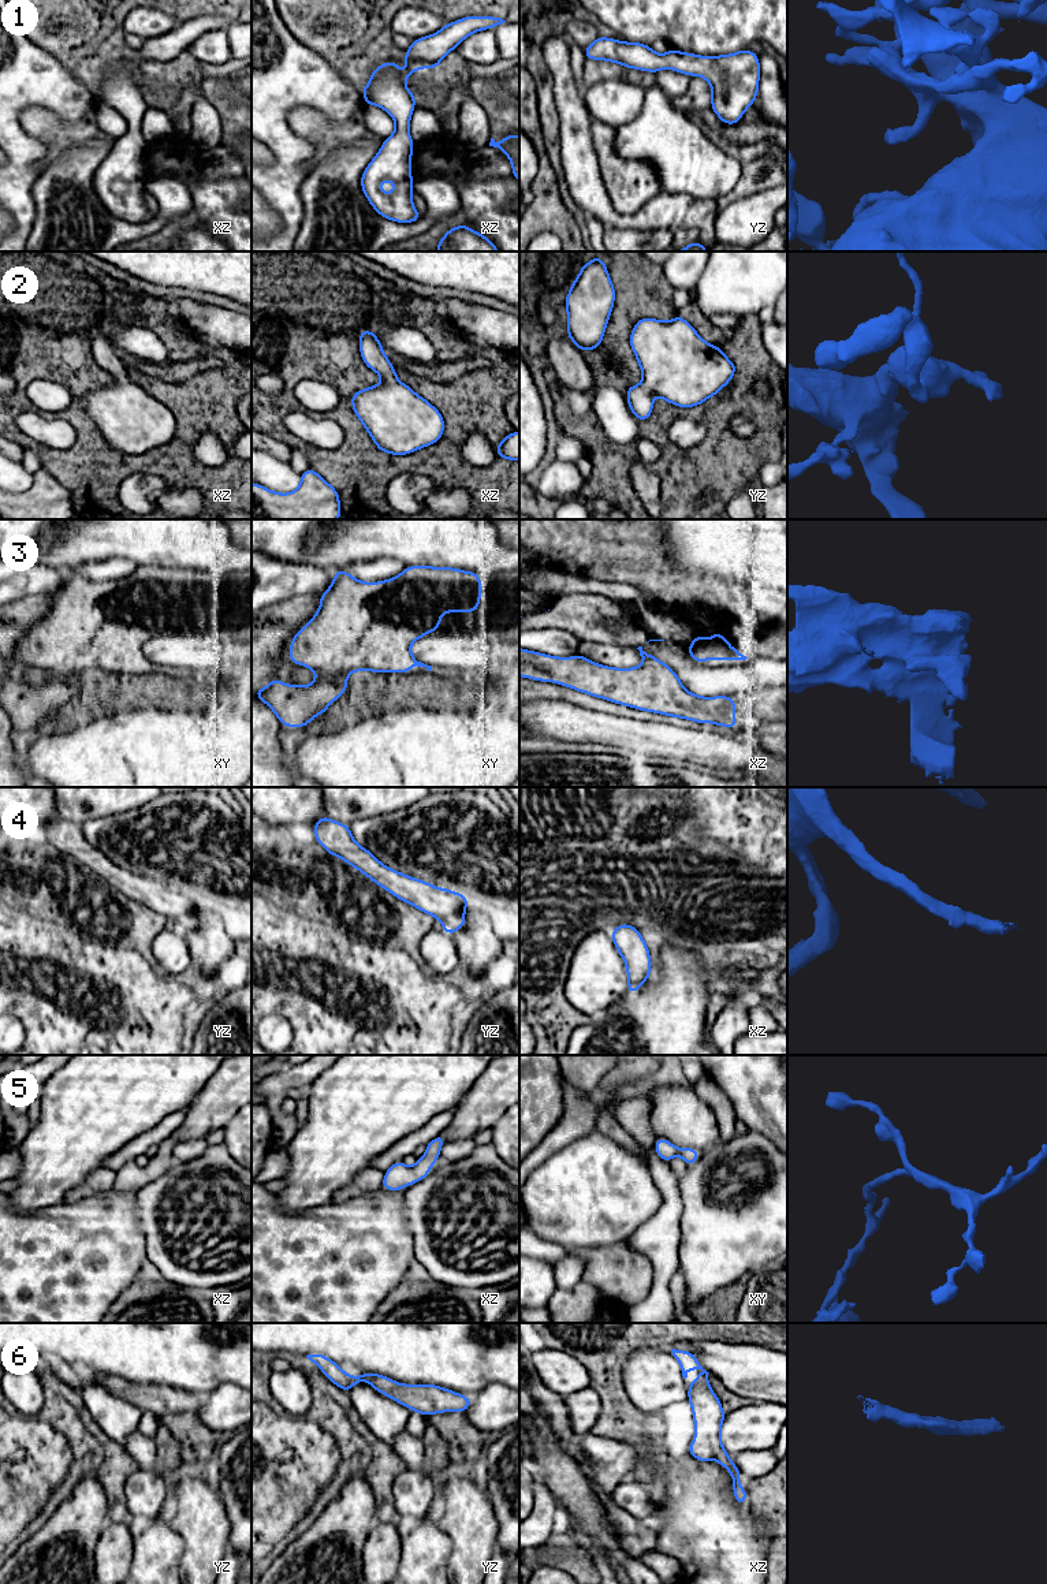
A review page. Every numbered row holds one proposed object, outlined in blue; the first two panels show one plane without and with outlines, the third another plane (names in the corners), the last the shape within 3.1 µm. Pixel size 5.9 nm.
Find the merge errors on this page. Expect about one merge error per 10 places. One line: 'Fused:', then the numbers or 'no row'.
Fused: no row

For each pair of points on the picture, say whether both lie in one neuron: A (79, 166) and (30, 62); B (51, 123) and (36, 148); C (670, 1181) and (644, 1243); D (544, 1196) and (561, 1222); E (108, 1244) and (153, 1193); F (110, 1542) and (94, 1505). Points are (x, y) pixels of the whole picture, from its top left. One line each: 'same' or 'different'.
A: different
B: different
C: same
D: same
E: different
F: different

